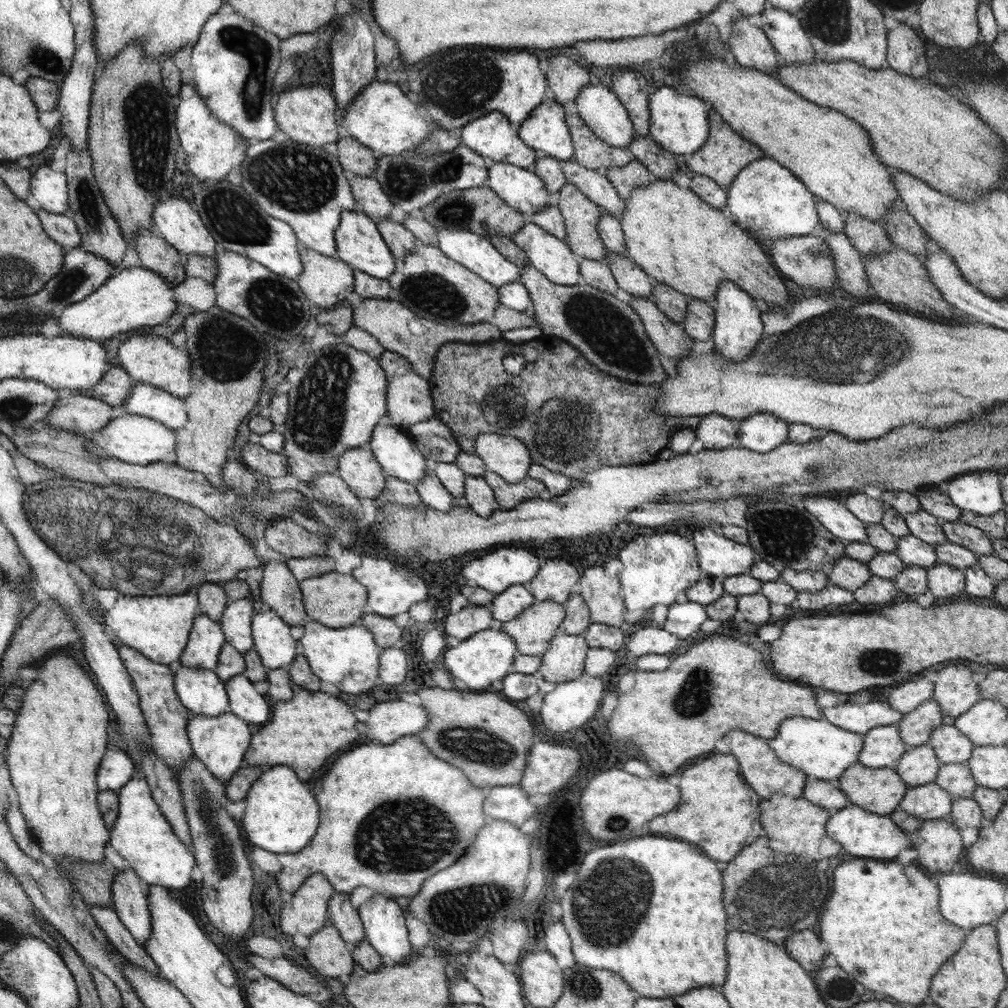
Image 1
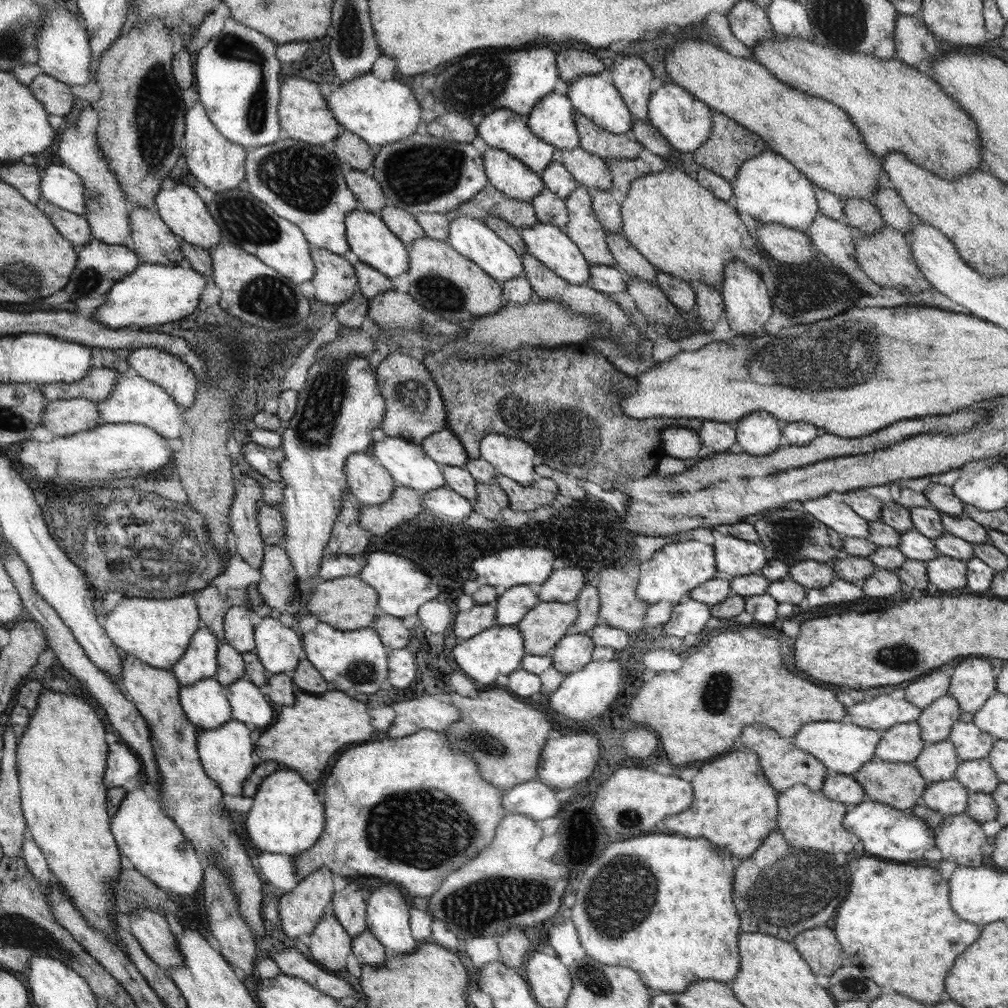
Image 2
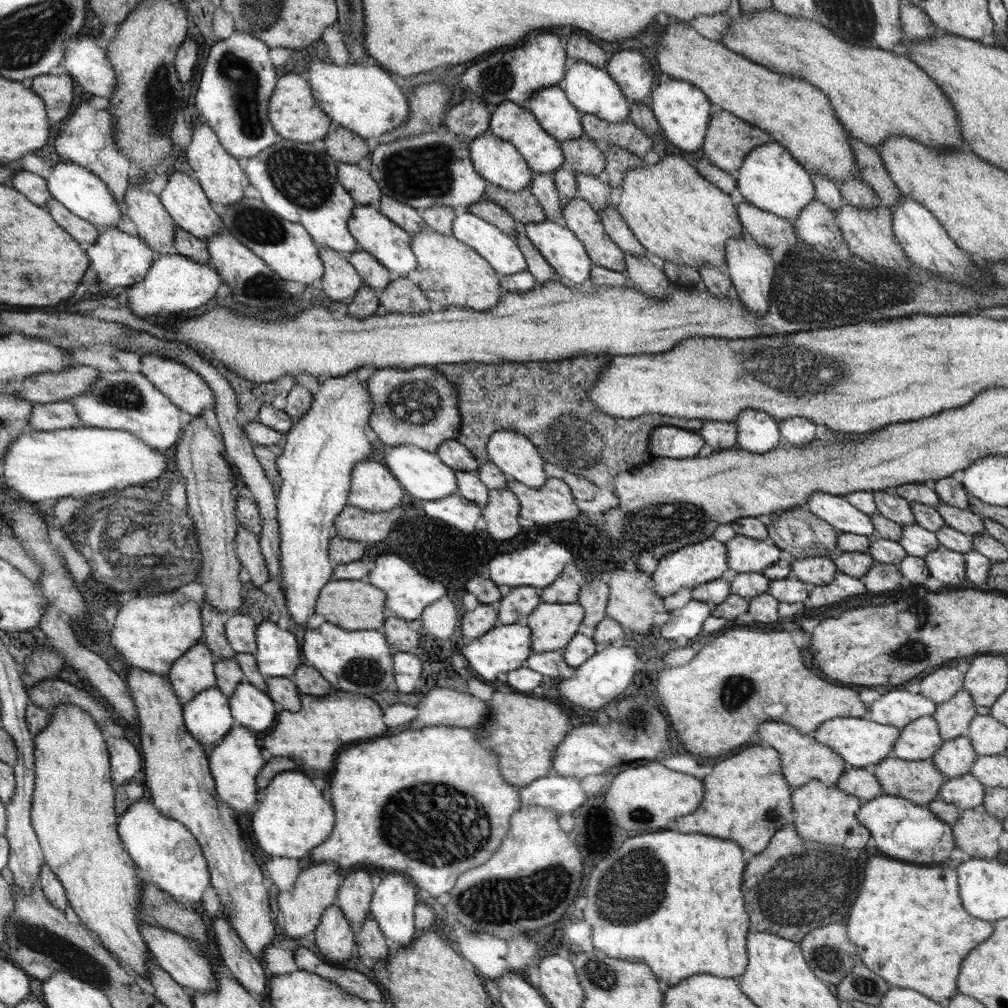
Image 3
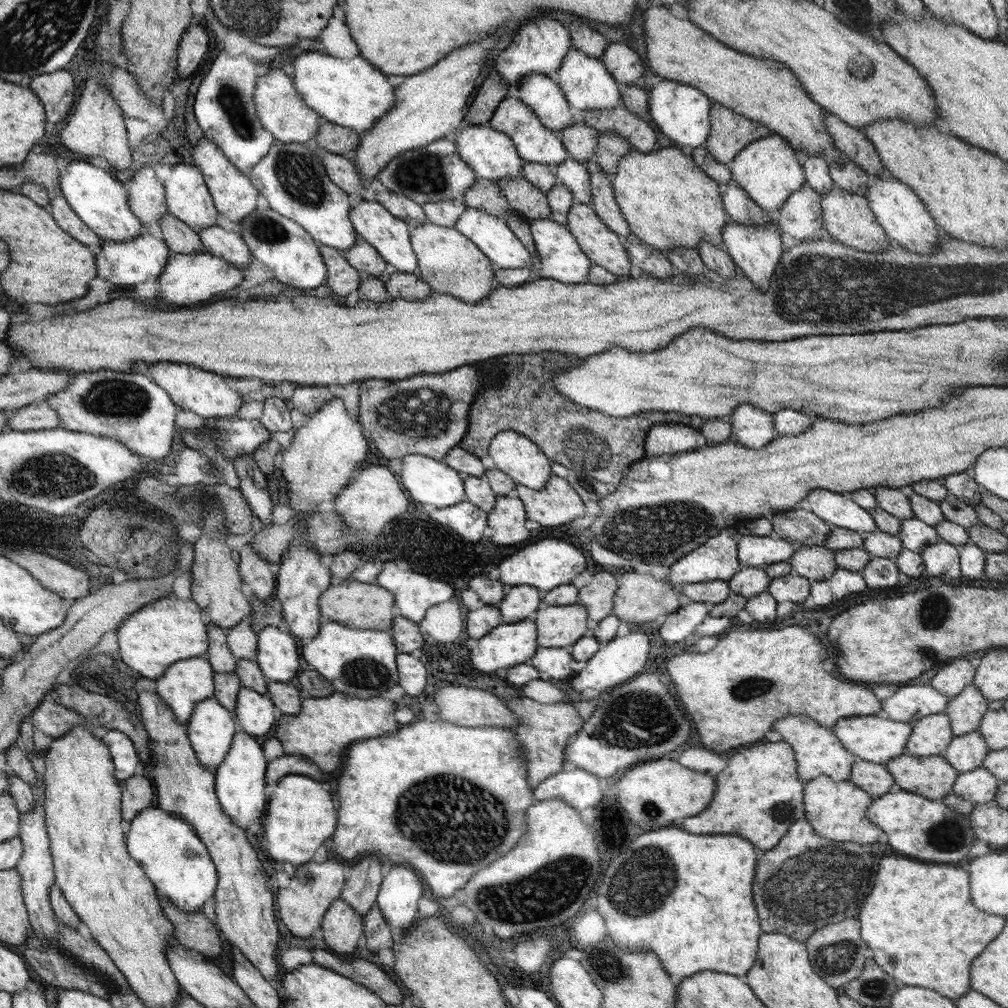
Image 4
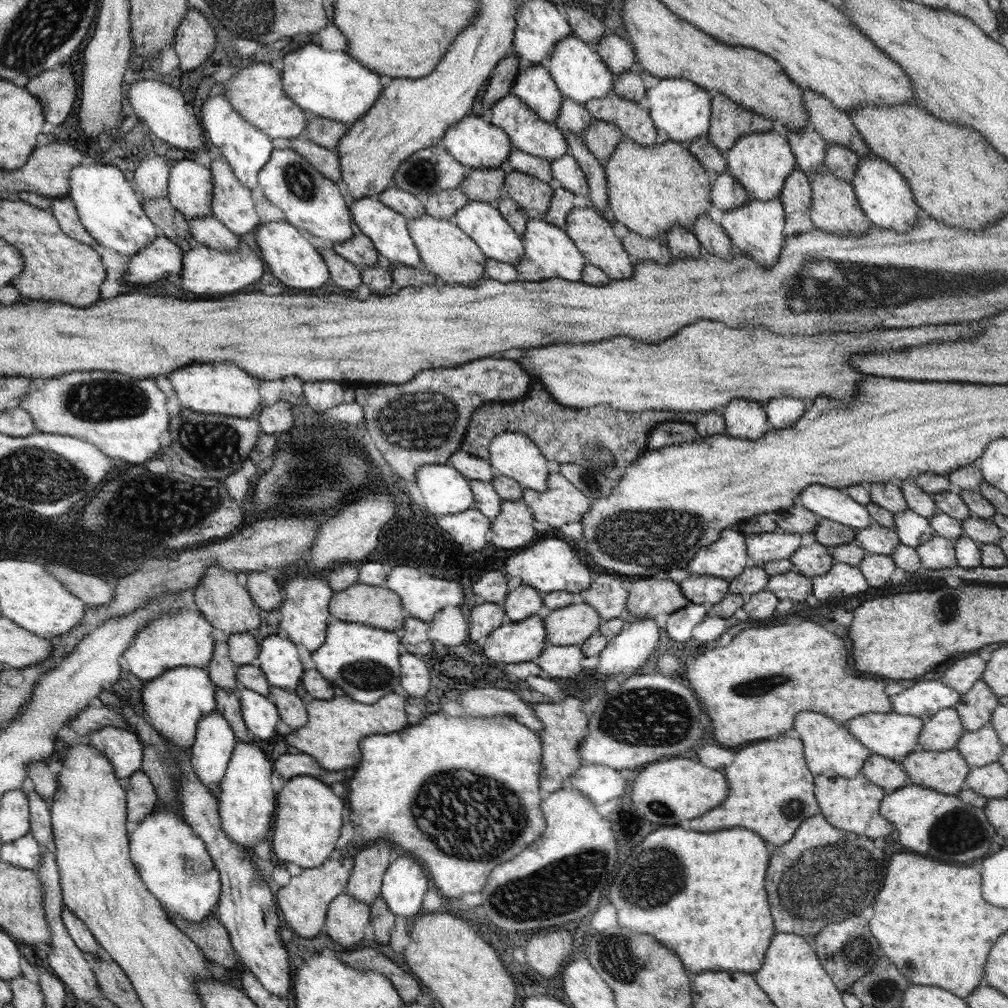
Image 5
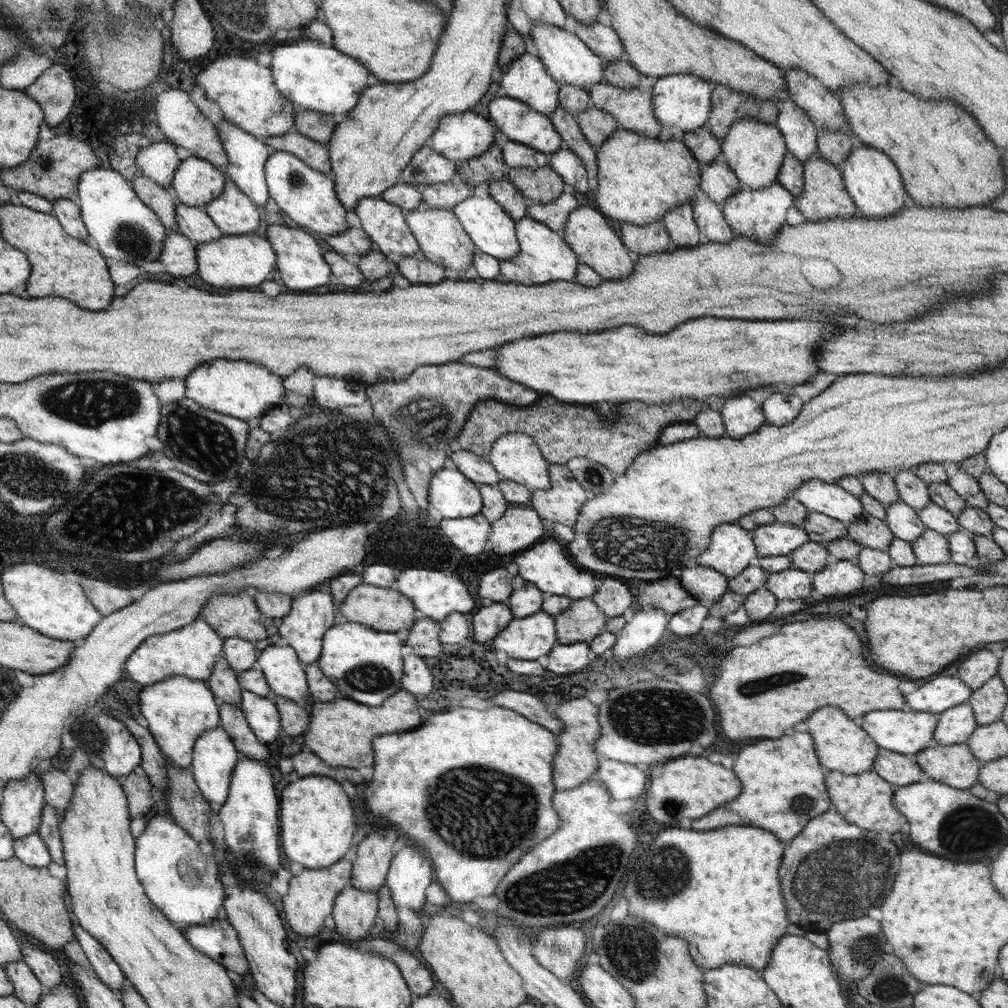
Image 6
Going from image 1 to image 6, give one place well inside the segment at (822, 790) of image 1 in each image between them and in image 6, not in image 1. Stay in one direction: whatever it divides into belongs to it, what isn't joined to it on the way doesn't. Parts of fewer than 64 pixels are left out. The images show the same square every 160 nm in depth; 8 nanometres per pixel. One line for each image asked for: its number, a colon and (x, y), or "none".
2: (844, 788)
3: (860, 782)
4: (875, 779)
5: (888, 774)
6: (900, 770)

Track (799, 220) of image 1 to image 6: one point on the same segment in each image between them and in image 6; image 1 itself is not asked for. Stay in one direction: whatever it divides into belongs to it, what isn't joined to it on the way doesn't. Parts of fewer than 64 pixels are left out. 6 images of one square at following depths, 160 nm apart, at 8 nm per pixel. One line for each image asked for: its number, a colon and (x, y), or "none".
2: (769, 188)
3: (771, 179)
4: (770, 171)
5: (762, 162)
6: (755, 151)

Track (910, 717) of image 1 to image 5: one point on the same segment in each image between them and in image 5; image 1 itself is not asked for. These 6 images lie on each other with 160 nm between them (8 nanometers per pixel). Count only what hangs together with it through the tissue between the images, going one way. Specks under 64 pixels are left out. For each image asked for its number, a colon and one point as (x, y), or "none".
2: (936, 721)
3: (953, 717)
4: (965, 711)
5: (975, 708)

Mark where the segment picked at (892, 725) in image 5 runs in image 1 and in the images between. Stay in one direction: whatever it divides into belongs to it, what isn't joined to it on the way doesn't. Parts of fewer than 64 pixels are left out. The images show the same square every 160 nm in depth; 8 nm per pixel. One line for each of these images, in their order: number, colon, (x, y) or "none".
1: (823, 751)
2: (842, 747)
3: (860, 742)
4: (875, 738)

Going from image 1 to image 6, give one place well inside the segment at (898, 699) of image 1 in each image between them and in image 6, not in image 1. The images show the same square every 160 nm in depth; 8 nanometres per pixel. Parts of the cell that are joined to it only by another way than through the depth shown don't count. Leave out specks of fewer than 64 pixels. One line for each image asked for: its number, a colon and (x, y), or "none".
2: (923, 693)
3: (943, 684)
4: (951, 680)
5: (964, 673)
6: (982, 665)

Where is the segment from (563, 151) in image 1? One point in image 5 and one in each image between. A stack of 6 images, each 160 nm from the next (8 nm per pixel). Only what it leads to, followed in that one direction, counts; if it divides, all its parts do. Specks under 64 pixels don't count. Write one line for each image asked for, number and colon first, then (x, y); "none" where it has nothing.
2: (553, 119)
3: (560, 118)
4: (542, 94)
5: (534, 84)

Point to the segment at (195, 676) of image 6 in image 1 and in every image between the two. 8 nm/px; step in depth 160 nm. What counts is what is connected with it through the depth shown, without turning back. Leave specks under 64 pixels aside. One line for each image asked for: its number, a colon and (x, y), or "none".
1: (157, 626)
2: (158, 631)
3: (151, 633)
4: (169, 629)
5: (182, 638)

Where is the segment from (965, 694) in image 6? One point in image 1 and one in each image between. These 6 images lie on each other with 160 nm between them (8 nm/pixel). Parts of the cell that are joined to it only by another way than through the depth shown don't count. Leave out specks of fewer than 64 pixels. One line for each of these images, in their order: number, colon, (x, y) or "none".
1: (851, 717)
2: (883, 712)
3: (898, 708)
4: (911, 703)
5: (924, 699)

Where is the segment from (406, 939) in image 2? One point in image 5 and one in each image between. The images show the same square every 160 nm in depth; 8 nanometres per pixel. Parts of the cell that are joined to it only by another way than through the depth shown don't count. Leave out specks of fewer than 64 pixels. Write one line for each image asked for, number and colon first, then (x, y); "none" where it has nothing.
3: (393, 904)
4: (398, 898)
5: (405, 882)

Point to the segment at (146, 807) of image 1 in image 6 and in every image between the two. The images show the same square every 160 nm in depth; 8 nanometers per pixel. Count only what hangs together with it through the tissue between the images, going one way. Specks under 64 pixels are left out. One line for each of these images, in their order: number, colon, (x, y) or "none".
2: (152, 840)
3: (169, 855)
4: (172, 853)
5: (174, 862)
6: (184, 883)

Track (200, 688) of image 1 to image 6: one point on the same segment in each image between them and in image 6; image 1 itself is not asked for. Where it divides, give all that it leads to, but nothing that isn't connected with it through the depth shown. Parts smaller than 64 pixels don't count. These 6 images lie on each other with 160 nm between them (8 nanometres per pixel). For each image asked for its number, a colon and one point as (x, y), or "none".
2: (206, 703)
3: (208, 716)
4: (211, 728)
5: (215, 742)
6: (215, 756)

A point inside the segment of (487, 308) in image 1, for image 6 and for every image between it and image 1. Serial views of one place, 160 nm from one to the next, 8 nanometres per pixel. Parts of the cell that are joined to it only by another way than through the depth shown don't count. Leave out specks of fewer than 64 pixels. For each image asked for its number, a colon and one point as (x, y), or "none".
2: (444, 282)
3: (453, 274)
4: (451, 263)
5: (447, 252)
6: (442, 237)

